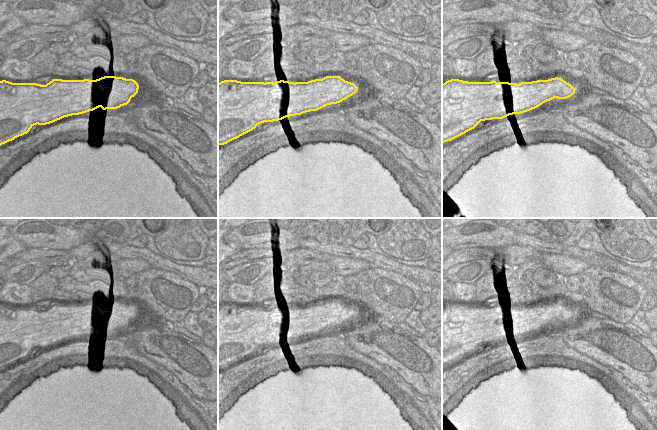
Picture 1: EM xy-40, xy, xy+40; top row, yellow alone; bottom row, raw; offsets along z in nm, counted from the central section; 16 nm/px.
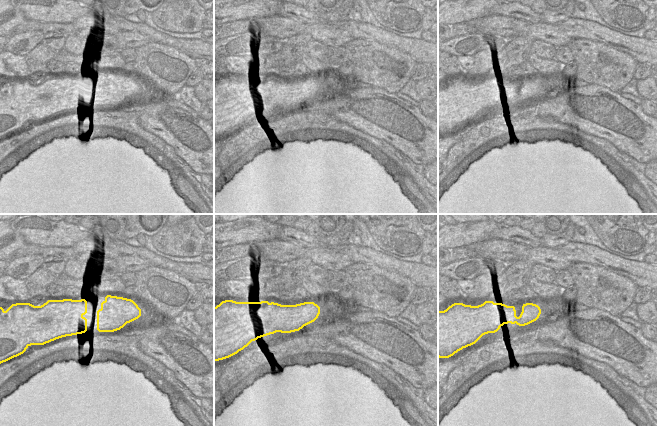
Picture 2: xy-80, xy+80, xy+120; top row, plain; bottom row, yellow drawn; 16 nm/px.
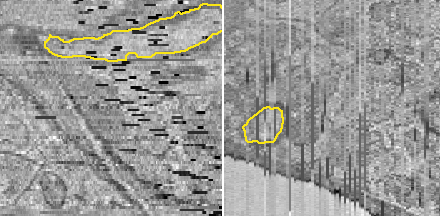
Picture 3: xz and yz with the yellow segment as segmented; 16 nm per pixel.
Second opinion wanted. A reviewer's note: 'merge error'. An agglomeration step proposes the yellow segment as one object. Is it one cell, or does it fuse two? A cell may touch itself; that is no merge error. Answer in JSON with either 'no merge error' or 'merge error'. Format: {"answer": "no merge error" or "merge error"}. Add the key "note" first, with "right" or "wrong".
{"note": "wrong", "answer": "no merge error"}

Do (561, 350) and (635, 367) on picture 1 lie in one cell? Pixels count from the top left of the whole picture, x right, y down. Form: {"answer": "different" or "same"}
{"answer": "different"}

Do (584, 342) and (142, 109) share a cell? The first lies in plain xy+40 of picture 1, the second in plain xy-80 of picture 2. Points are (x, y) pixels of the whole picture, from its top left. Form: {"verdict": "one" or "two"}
{"verdict": "one"}

